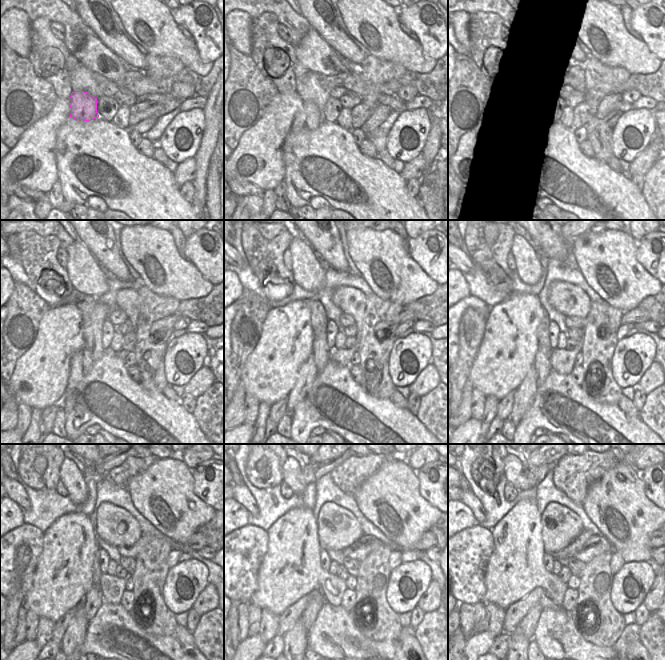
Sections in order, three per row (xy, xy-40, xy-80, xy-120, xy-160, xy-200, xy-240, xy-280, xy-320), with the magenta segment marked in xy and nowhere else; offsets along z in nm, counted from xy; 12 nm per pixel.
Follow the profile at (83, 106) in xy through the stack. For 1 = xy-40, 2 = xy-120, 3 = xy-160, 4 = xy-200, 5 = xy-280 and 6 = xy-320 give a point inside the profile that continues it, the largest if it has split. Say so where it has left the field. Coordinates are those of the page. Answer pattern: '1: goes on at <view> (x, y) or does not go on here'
1: goes on at xy-40 (309, 116)
2: goes on at xy-120 (81, 362)
3: goes on at xy-160 (307, 372)
4: goes on at xy-200 (525, 393)
5: goes on at xy-280 (296, 639)
6: goes on at xy-320 (518, 645)

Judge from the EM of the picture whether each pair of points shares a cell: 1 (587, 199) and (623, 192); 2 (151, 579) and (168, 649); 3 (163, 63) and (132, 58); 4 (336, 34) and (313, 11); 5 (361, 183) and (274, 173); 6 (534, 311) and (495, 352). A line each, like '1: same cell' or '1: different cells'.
1: same cell
2: different cells
3: different cells
4: same cell
5: different cells
6: same cell

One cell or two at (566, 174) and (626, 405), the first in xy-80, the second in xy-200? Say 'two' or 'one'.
two

